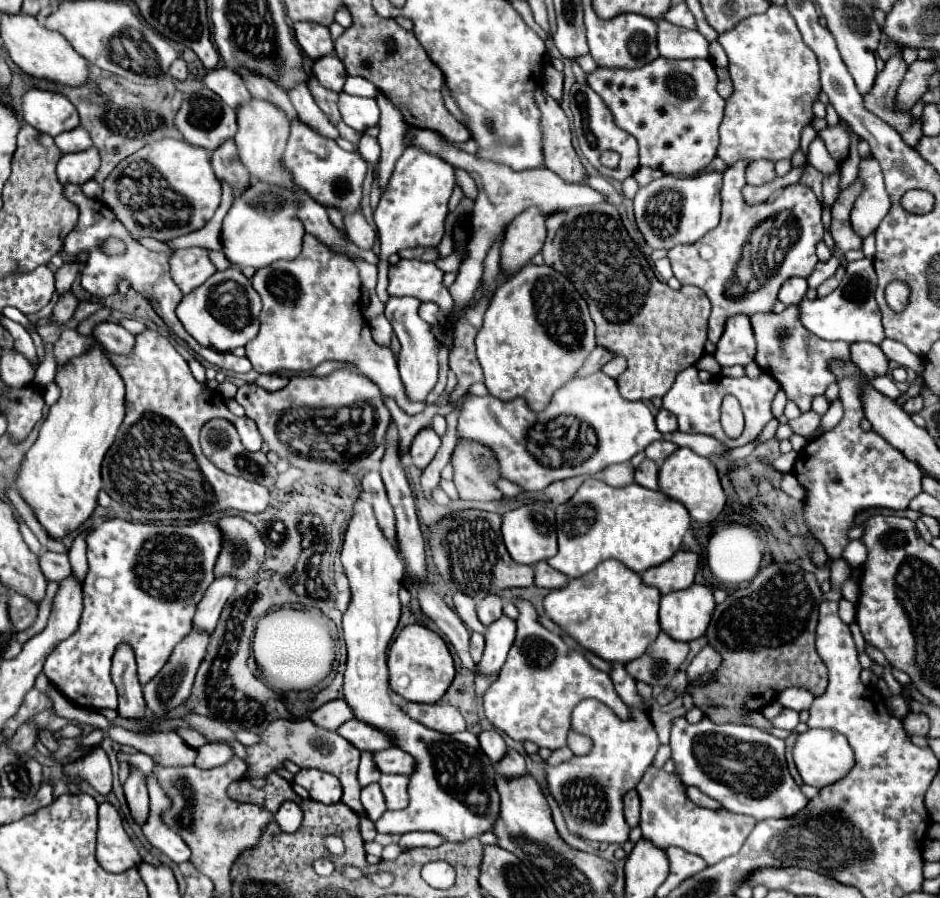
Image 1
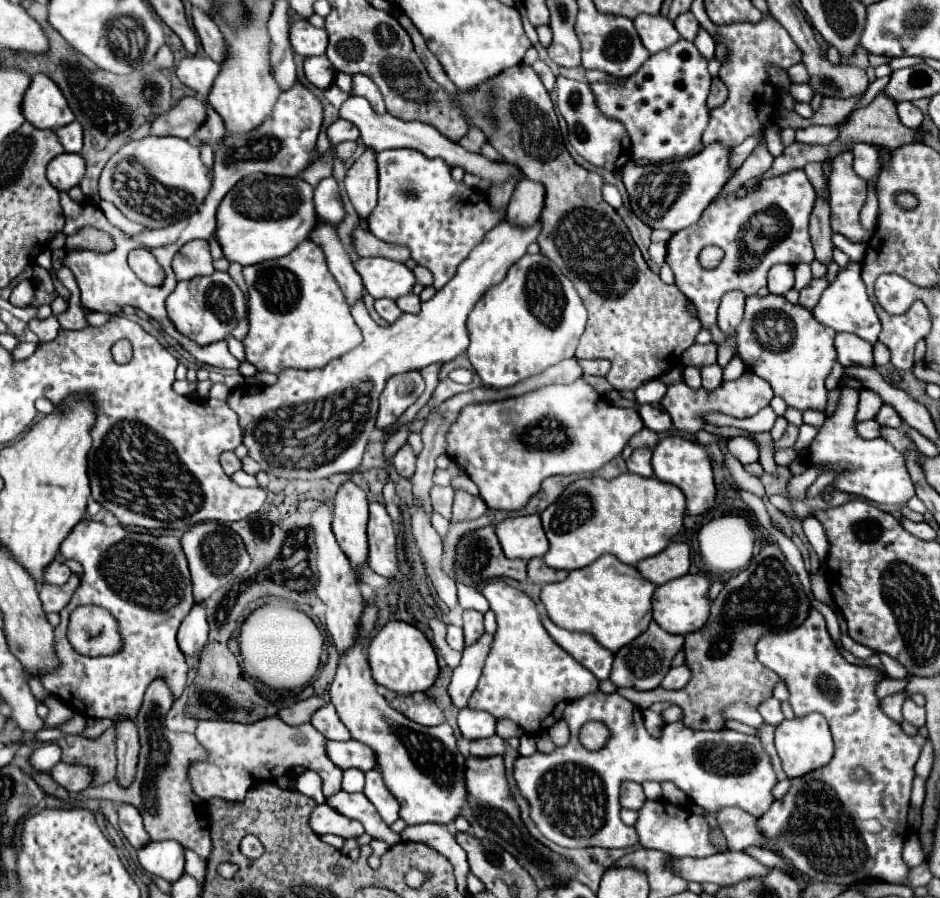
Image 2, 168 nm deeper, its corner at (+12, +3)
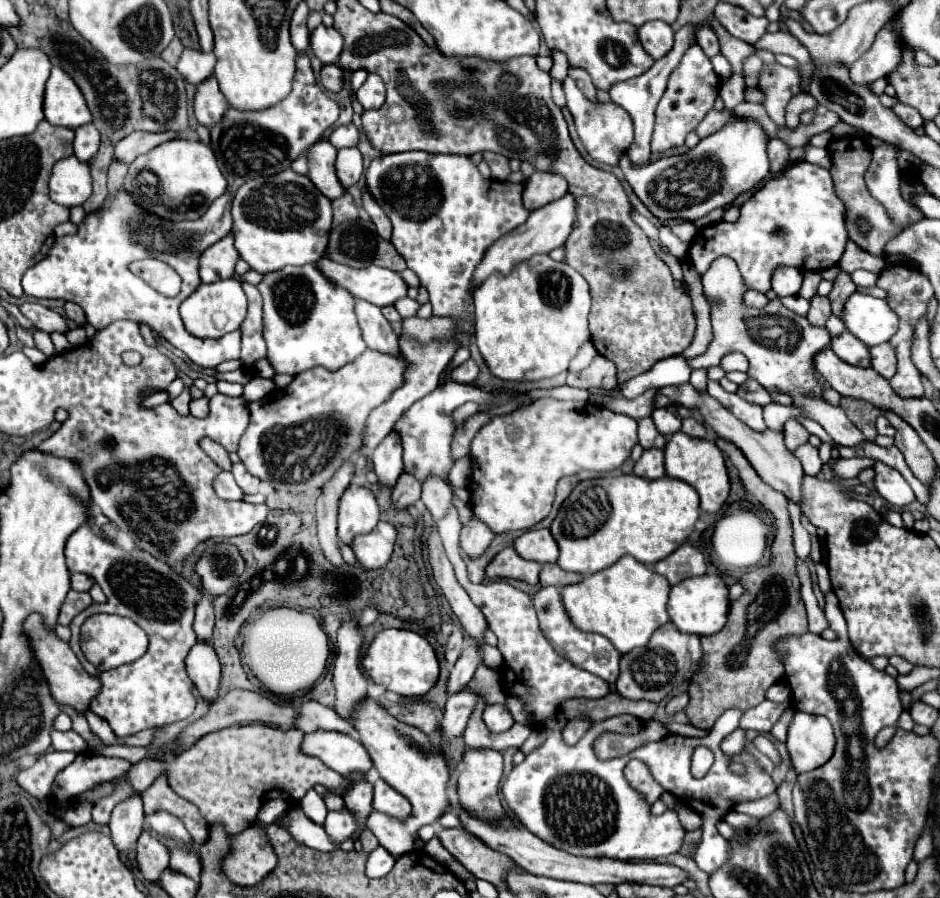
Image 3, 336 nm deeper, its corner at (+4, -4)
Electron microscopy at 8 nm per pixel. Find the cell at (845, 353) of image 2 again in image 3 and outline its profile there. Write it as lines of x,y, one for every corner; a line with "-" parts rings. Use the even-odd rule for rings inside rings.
844,331
840,337
832,339
832,351
846,363
858,367
870,367
870,349
854,335

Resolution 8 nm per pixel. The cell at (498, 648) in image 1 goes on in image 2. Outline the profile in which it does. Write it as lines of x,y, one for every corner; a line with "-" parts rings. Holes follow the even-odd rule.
482,634
482,638
476,644
464,648
462,662
458,668
454,668
452,680
448,684
448,696
458,710
468,706
468,700
476,690
478,678
484,668
484,660
490,652
490,644
492,644
492,634

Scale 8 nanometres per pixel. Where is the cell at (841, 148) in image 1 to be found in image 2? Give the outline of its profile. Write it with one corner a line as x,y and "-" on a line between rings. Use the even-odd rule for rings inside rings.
822,98
816,114
810,118
810,126
814,124
828,124
828,126
836,126
838,122
842,122
854,108
854,104
860,98
850,98
850,100
842,100
842,98

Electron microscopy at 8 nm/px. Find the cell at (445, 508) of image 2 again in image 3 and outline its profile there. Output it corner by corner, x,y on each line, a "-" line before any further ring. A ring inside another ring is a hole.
452,503
448,513
438,521
438,531
440,531
442,543
446,547
448,559
454,565
458,583
466,589
466,593
470,595
474,605
480,607
480,611
484,613
490,629
498,637
498,649
504,657
504,691
506,691
506,695
522,699
524,711
528,715
532,715
538,725
546,725
548,719
552,715
556,715
560,711
560,705
568,699
574,699
574,697
584,697
584,699
606,697
606,693
608,693
606,681
602,681
600,677
572,665
570,661
566,661
562,655
558,655
550,647
550,643
546,641
546,637
540,631
538,617
534,613
534,605
532,605
530,595
526,595
524,591
508,585
506,581
490,581
490,583
482,583
482,585
474,585
474,583
468,581
464,561
458,553
460,551
460,545
458,545
460,529
462,529
462,523
460,523
456,505
-
514,685
518,689
524,689
524,691
514,691

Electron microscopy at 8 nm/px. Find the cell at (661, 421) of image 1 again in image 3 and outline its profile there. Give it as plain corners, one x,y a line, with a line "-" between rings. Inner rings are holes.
660,407
660,409
654,409
652,413
652,421
656,425
656,429
664,435
664,437
670,437
672,433
680,431
682,427
682,419
676,411
672,411
670,407

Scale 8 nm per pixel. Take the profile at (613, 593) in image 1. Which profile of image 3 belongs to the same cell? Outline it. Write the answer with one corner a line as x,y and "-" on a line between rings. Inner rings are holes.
622,557
608,569
588,575
582,583
564,587
560,593
574,627
604,635
620,653
646,645
650,635
670,621
666,613
670,593
668,581
650,567
634,561
634,557

